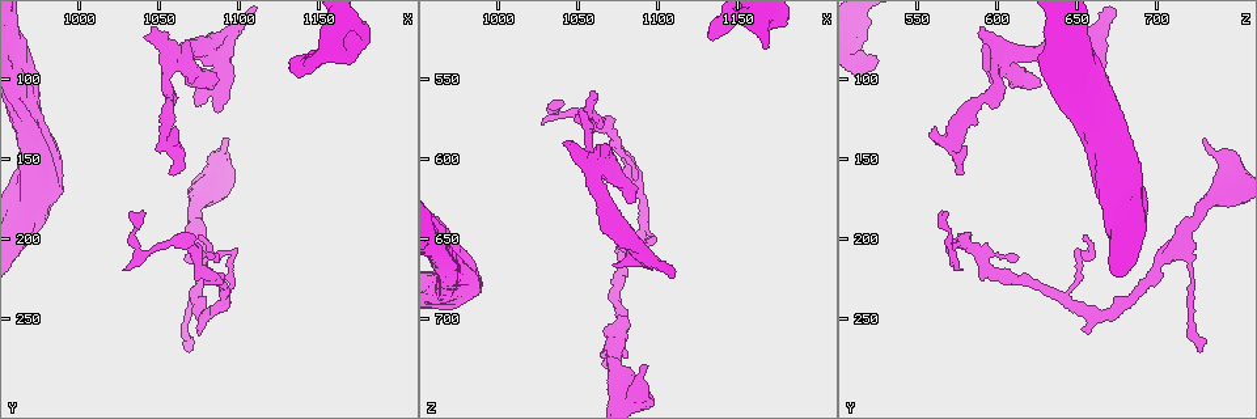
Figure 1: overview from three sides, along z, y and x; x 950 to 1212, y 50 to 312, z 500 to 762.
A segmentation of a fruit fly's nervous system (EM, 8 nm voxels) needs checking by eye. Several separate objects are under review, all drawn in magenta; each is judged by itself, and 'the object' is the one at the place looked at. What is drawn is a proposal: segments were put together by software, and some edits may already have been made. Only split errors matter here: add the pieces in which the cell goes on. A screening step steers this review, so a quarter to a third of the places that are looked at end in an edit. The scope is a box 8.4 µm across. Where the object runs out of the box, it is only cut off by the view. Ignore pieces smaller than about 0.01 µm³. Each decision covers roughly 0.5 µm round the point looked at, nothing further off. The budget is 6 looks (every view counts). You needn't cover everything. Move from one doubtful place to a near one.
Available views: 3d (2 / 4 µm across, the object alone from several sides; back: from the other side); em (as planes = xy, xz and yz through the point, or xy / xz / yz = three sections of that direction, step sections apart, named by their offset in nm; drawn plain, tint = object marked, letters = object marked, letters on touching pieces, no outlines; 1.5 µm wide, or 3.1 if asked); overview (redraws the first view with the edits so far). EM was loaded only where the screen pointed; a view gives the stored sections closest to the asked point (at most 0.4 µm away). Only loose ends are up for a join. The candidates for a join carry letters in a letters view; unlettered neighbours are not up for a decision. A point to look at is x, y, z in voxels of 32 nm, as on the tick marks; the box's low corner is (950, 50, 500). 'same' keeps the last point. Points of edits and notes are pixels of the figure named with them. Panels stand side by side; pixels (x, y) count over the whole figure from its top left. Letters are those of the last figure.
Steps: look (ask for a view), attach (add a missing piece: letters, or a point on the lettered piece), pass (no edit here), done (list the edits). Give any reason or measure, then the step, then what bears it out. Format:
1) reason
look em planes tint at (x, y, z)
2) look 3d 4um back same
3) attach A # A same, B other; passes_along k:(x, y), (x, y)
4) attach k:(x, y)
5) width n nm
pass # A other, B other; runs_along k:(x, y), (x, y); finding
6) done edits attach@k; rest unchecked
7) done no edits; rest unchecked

an open end
look em planes plain at (1132, 92, 524)

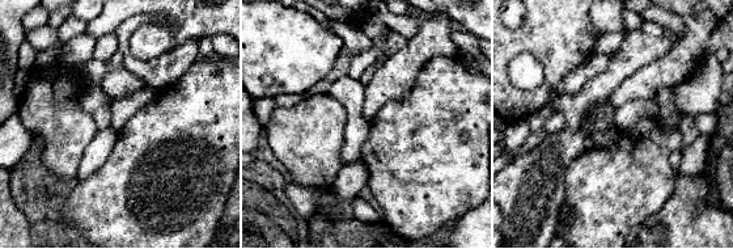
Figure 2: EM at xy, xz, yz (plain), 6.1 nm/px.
look em planes letters same

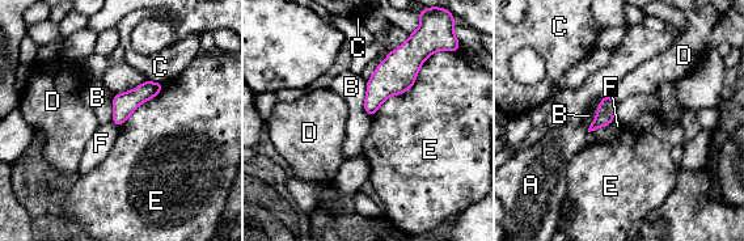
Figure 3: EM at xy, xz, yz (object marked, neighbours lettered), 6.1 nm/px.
pass # A other, B other, C other, D other, E other, F other; border 3:(366, 80), (364, 110), (371, 117); none of them fits

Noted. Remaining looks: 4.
an open end
look em planes plain at (1040, 74, 590)

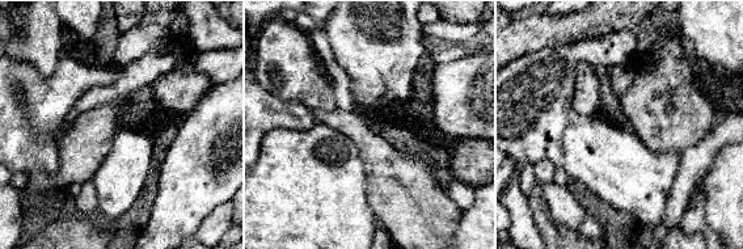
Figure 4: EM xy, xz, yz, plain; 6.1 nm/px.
see the neighbours
look em planes letters same

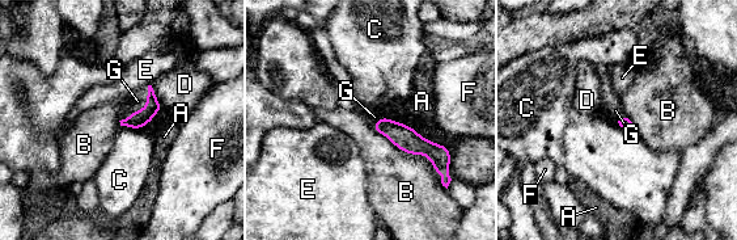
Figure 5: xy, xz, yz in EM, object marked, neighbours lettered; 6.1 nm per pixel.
longest_contact B 550 nm
attach G # A other, B other, C other, D other, E other, F other, G same; it goes on there

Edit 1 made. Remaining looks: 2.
done edits attach@5; rest unchecked

